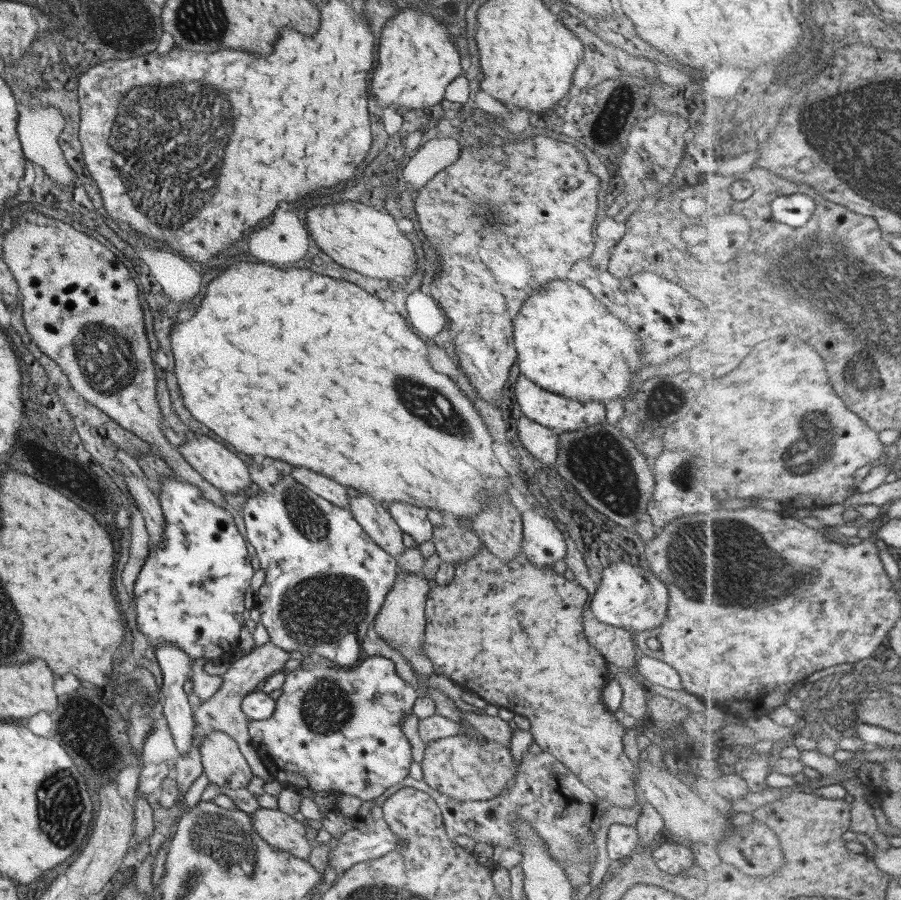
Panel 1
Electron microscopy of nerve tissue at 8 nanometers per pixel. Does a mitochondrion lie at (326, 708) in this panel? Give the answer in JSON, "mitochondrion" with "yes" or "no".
{"mitochondrion":"yes"}

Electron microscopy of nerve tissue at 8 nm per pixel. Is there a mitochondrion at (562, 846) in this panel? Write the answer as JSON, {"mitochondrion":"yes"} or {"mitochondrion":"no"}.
{"mitochondrion":"yes"}

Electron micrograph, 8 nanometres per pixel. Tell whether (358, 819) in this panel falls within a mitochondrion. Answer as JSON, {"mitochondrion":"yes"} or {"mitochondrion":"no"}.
{"mitochondrion":"no"}

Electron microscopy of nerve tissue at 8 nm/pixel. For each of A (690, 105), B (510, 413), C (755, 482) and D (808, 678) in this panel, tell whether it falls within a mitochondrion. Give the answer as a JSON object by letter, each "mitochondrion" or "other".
{"A":"other","B":"other","C":"other","D":"mitochondrion"}

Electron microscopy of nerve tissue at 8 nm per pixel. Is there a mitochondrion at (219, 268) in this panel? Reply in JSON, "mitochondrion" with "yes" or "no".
{"mitochondrion":"no"}

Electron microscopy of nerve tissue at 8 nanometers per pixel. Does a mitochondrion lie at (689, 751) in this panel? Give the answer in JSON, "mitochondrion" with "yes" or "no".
{"mitochondrion":"no"}

